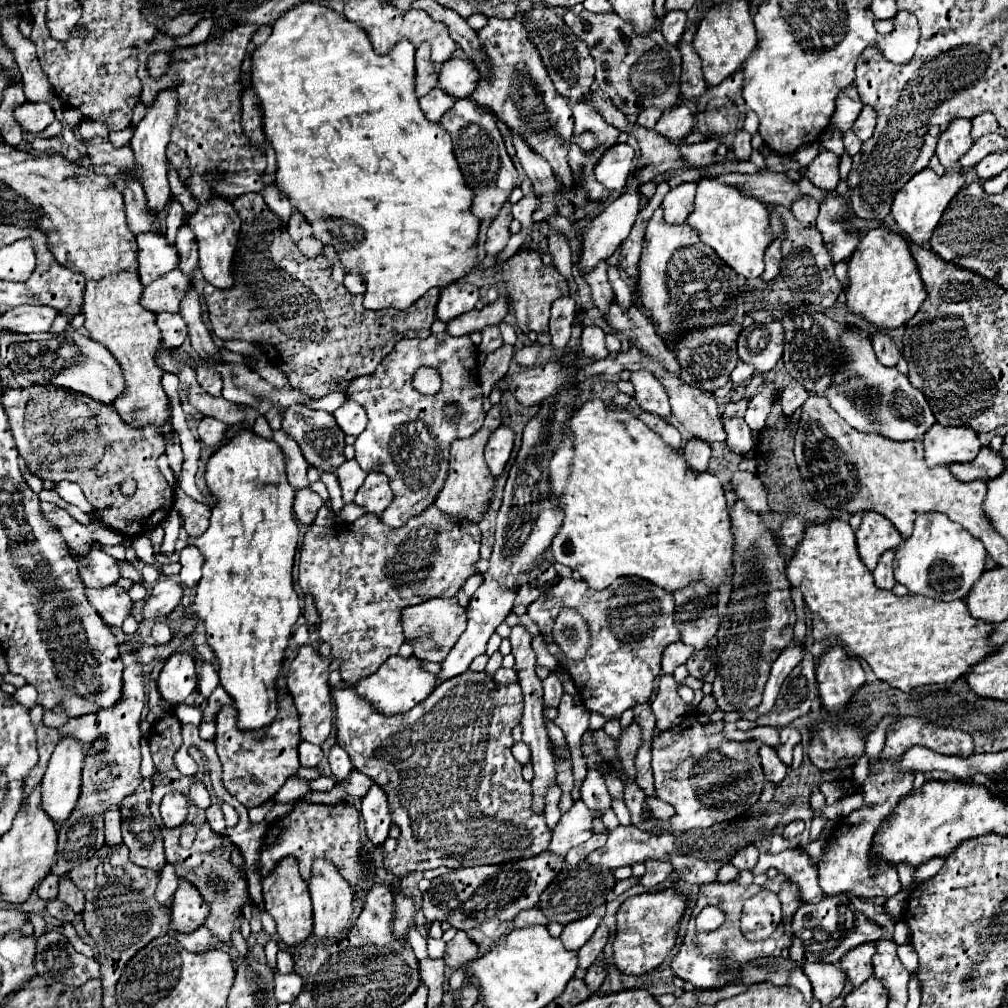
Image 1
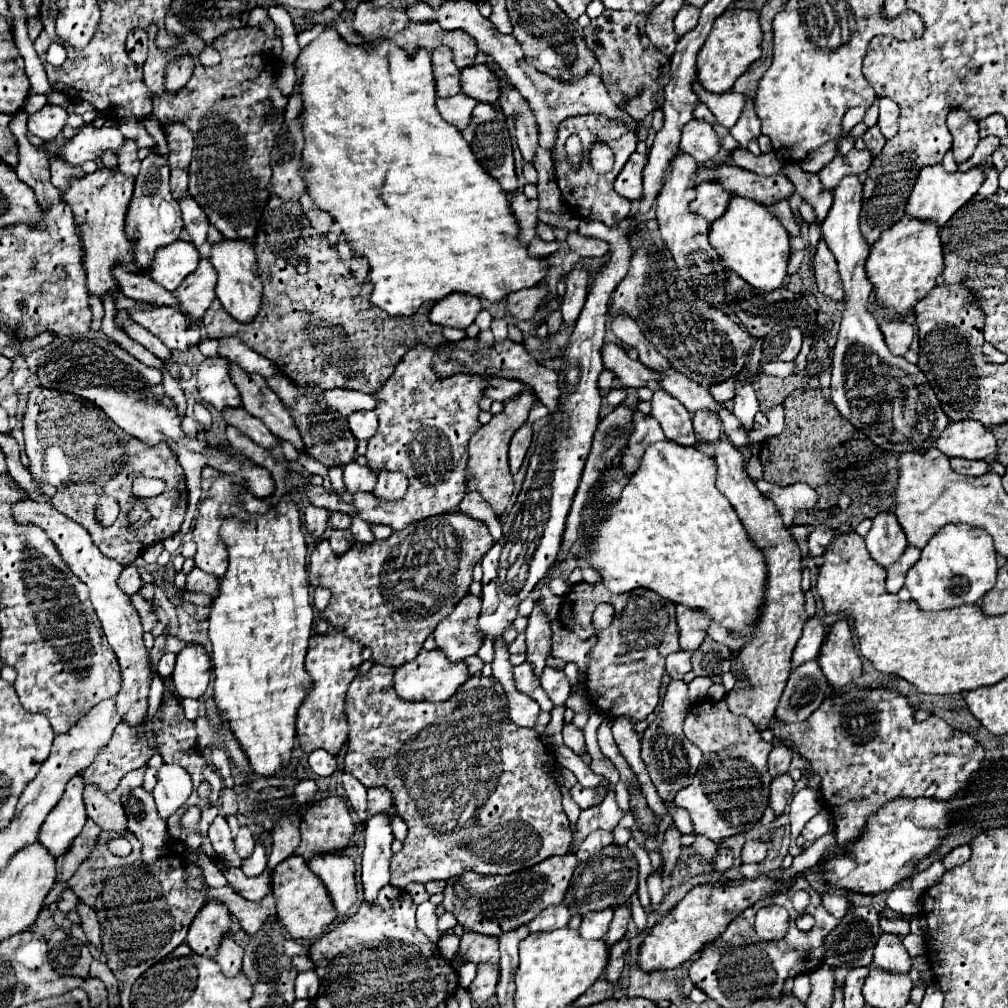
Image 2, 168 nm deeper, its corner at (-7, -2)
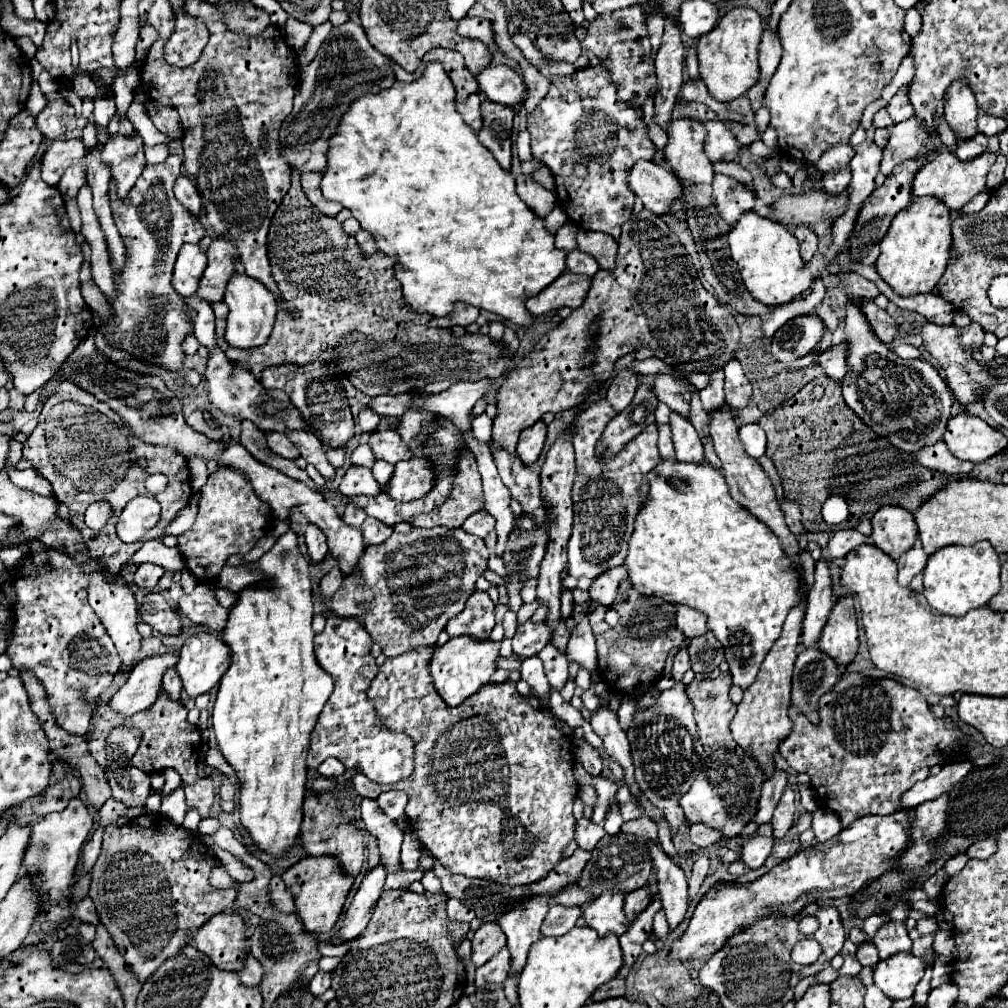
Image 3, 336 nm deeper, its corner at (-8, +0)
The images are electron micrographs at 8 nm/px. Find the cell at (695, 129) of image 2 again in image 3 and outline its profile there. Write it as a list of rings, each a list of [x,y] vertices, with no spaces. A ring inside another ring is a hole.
[[[705,121],[705,127],[707,127],[707,143],[705,143],[707,157],[713,163],[733,161],[743,147],[733,135],[733,131],[723,121]]]

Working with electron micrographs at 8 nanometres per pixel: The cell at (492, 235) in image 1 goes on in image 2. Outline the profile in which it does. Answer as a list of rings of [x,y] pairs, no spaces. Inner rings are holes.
[[[516,193],[510,201],[510,209],[512,209],[512,215],[518,223],[518,243],[520,245],[528,245],[536,231],[536,223],[538,223],[538,199],[526,199],[524,193]]]

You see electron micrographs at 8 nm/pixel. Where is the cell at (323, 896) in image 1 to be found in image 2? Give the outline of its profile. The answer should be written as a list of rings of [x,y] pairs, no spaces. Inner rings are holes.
[[[332,853],[326,857],[314,857],[314,861],[310,861],[308,867],[326,885],[330,901],[336,909],[336,915],[338,917],[346,915],[358,899],[358,889],[354,879],[354,871],[356,871],[354,861],[346,855]]]

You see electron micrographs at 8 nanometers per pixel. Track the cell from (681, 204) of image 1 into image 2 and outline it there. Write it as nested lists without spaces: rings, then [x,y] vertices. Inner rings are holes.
[[[706,179],[696,185],[696,199],[690,201],[690,211],[704,217],[706,221],[714,221],[714,217],[726,211],[726,201],[730,197],[732,193],[726,193],[722,185]]]

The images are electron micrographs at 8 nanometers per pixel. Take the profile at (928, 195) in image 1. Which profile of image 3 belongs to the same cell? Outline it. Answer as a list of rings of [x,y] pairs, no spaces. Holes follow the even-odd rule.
[[[941,151],[933,161],[925,163],[913,181],[913,197],[927,197],[933,195],[937,199],[941,199],[951,211],[959,211],[973,195],[981,193],[985,189],[985,181],[987,181],[987,173],[991,169],[991,165],[995,163],[997,155],[991,151],[985,151],[983,155],[979,155],[977,159],[971,161],[961,161],[955,153],[951,151]]]

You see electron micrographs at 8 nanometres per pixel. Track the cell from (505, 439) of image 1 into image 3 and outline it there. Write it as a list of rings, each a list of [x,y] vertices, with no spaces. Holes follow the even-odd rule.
[[[543,421],[535,423],[533,427],[527,427],[519,435],[519,445],[517,445],[517,455],[523,459],[523,463],[531,465],[539,459],[543,443],[547,435],[547,425]]]

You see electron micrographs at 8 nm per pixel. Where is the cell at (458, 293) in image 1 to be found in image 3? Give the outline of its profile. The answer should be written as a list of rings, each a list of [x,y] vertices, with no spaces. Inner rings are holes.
[[[457,303],[455,311],[447,317],[433,317],[429,321],[429,327],[453,327],[453,325],[461,325],[467,327],[471,323],[475,323],[479,317],[479,309],[471,307],[467,303]]]

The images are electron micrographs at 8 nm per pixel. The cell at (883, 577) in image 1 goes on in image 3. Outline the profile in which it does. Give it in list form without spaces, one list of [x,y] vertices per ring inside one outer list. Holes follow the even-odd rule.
[[[919,539],[915,541],[915,545],[907,553],[903,553],[897,559],[897,563],[899,563],[899,583],[901,585],[909,585],[911,579],[917,573],[921,573],[923,567],[925,567],[925,563],[927,563],[927,555],[925,555]]]

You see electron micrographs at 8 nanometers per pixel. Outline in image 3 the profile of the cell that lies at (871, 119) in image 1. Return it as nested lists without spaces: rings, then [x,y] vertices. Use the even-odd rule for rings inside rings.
[[[901,87],[893,99],[889,101],[889,107],[887,107],[889,115],[893,117],[895,123],[903,121],[903,119],[909,119],[913,115],[913,105],[909,101],[909,93],[907,93],[907,87]]]

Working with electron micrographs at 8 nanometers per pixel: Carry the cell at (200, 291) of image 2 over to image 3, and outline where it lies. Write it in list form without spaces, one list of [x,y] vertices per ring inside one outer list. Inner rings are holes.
[[[215,239],[207,251],[209,257],[209,265],[203,273],[203,279],[199,283],[199,291],[197,297],[215,303],[215,301],[223,301],[225,295],[225,287],[231,279],[231,275],[235,273],[235,263],[233,263],[233,253],[237,253],[235,245],[229,239]]]

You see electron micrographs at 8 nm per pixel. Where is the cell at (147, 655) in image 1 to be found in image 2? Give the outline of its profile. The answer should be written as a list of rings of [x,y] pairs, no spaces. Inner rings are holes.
[[[164,653],[164,655],[160,657],[160,661],[158,661],[158,667],[156,667],[158,675],[160,675],[160,677],[168,677],[168,675],[172,675],[174,661],[176,661],[176,655],[174,655],[174,653]]]

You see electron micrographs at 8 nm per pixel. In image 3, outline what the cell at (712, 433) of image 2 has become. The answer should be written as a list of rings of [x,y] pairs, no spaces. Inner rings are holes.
[[[717,371],[711,375],[711,381],[709,385],[699,391],[699,397],[703,401],[703,407],[707,411],[713,411],[713,409],[719,409],[723,403],[725,403],[725,391],[723,391],[723,371]]]

